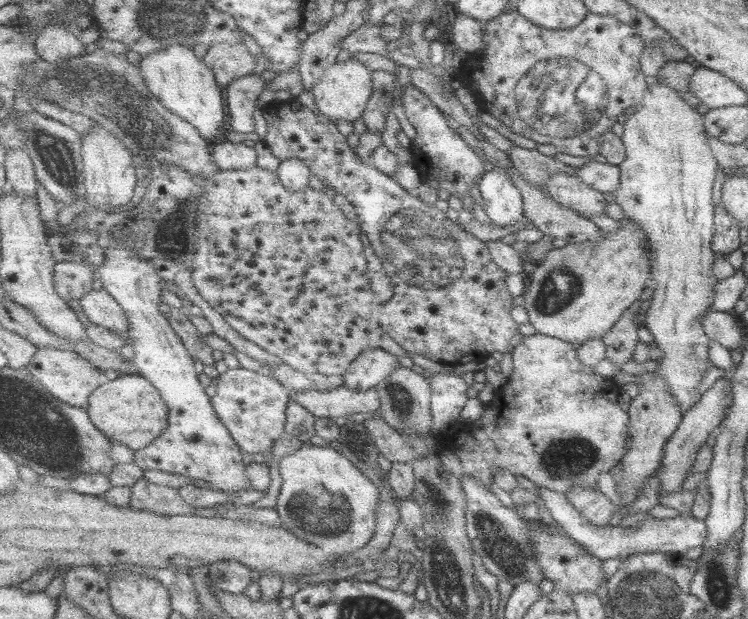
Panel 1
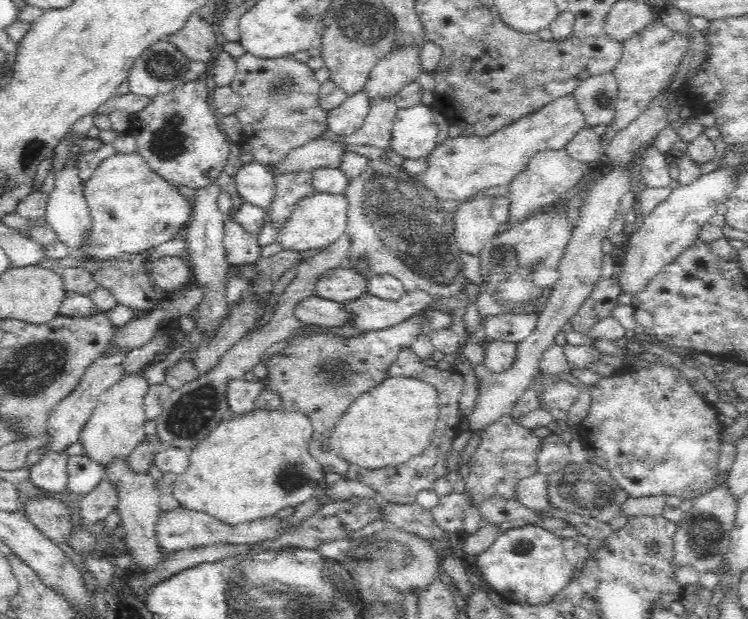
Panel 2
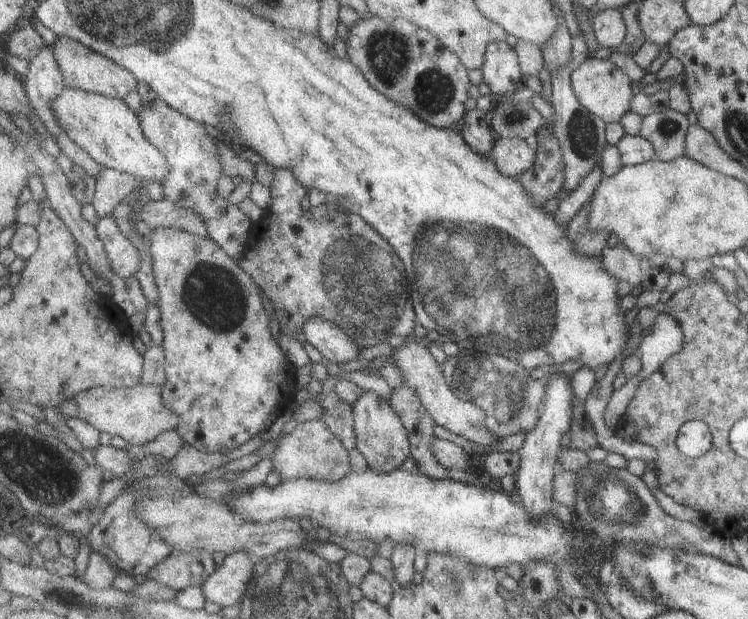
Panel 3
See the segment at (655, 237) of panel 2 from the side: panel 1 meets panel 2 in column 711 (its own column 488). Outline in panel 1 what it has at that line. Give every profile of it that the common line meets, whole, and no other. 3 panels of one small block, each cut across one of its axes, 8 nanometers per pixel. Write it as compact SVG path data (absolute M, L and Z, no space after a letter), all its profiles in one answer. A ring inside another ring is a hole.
M494 167L480 181L478 189L485 199L485 210L493 222L504 228L524 220L525 195L510 179L510 170Z

